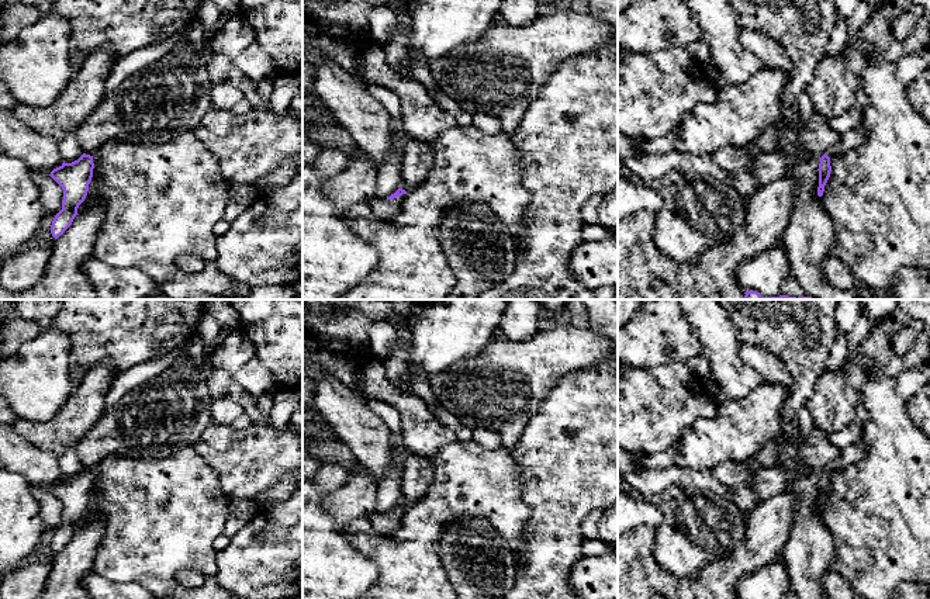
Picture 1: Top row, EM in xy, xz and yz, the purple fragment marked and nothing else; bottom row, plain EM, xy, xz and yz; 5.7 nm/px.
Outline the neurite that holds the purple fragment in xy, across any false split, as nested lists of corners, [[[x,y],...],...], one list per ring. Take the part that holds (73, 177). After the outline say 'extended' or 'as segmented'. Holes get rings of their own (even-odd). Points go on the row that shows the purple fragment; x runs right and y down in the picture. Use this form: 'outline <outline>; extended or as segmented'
outline [[[83,153],[72,163],[62,163],[51,177],[62,187],[62,210],[55,215],[51,233],[58,239],[73,222],[79,205],[84,201],[93,177],[93,156]]]; as segmented

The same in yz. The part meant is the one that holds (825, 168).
outline [[[857,127],[854,129],[850,129],[844,135],[840,136],[840,139],[827,149],[827,152],[820,157],[819,163],[819,187],[817,187],[817,195],[822,197],[824,191],[824,186],[830,177],[832,166],[830,166],[830,157],[833,155],[846,153],[848,150],[853,150],[858,146],[861,146],[867,139],[867,132],[862,127]]]; extended

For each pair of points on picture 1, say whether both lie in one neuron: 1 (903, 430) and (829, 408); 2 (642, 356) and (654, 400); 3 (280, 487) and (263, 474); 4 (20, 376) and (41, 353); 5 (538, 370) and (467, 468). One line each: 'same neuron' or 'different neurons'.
1: different neurons
2: different neurons
3: different neurons
4: same neuron
5: different neurons

